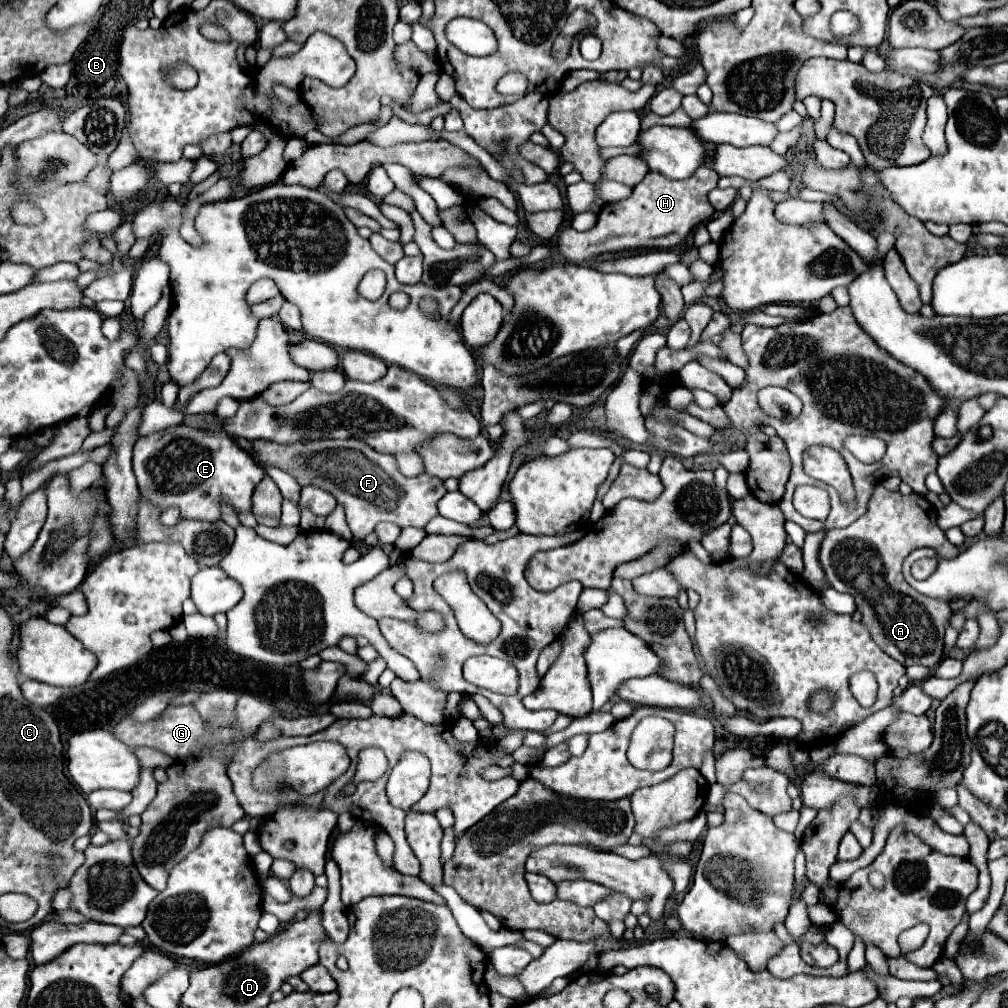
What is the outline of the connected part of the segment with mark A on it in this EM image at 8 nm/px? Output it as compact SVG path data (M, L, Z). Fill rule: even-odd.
M877 484L867 512L851 526L825 532L819 548L819 562L831 588L849 592L855 598L861 622L869 628L873 640L891 658L905 668L913 664L937 666L943 654L945 626L951 618L951 608L945 600L935 600L913 590L903 574L903 560L915 548L931 547L939 558L954 558L959 549L945 538L945 532L937 526L937 510L921 494L903 496L891 492L883 484Z

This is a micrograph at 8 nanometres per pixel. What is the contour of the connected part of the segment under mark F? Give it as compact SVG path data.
M253 440L261 464L271 464L291 474L299 486L319 486L335 496L349 514L353 536L365 538L379 522L393 522L399 528L425 528L437 516L437 502L445 496L445 484L429 474L407 478L399 472L395 456L369 448L363 440L305 440L305 444L273 444Z

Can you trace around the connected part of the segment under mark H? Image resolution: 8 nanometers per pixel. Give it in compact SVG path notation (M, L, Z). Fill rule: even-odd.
M701 166L687 180L665 180L659 172L649 172L643 182L639 182L631 196L621 202L605 204L597 216L597 224L587 232L577 232L575 228L565 228L557 240L557 252L565 262L583 264L607 252L623 252L637 248L669 248L681 244L689 232L701 222L709 220L715 210L707 200L709 190L719 182L719 174L707 166Z

